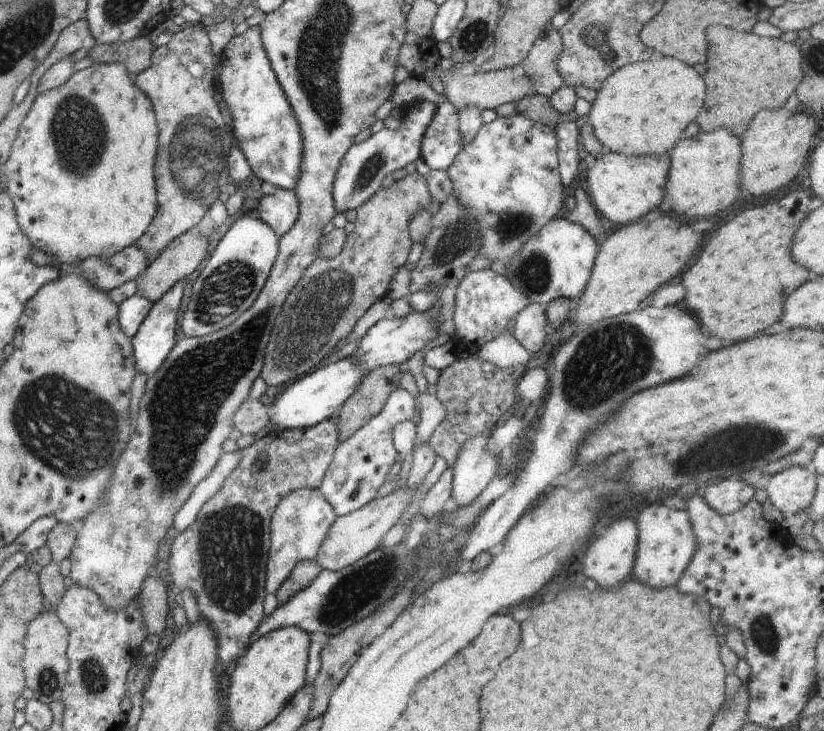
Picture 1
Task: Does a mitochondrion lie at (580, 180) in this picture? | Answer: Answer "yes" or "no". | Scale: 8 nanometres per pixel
no

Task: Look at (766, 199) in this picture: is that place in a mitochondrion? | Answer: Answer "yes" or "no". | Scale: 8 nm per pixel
no

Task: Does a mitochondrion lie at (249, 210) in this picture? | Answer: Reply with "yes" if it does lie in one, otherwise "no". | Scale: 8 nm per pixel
no

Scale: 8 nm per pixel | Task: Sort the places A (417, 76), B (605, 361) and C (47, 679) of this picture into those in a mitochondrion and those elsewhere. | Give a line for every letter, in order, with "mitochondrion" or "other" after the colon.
A: other
B: mitochondrion
C: mitochondrion

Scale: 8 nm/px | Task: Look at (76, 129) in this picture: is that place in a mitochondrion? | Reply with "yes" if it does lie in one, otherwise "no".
yes

